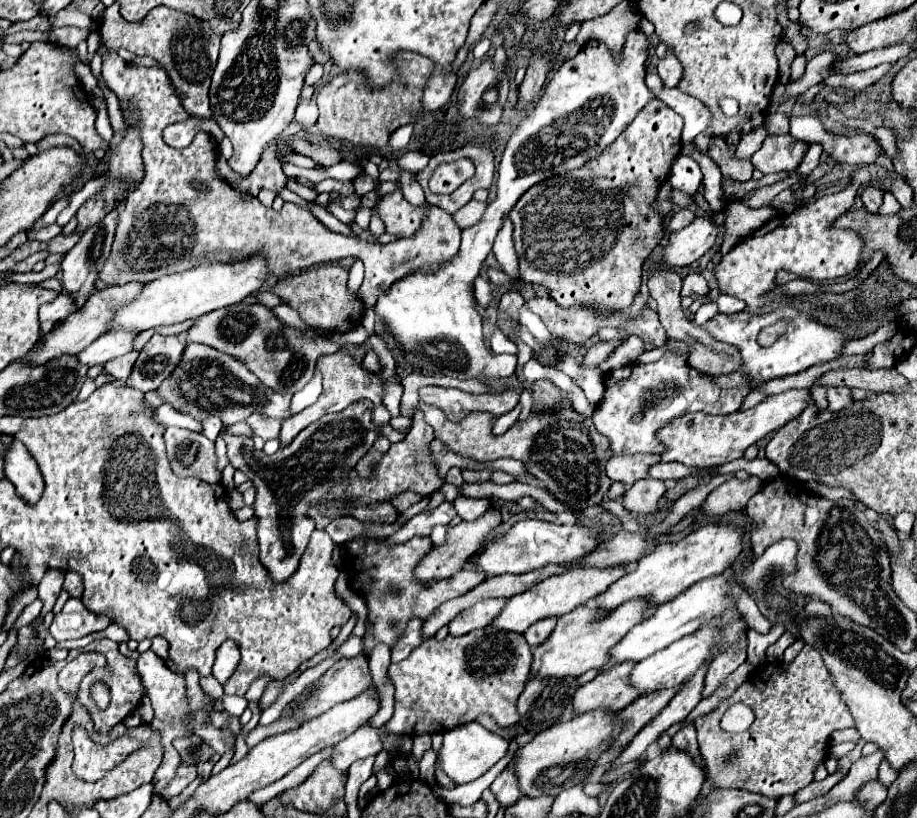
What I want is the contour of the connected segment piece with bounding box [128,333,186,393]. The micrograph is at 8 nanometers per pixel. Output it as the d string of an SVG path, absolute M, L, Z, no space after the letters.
M154 333L146 347L140 351L140 357L132 369L132 377L128 379L128 385L140 389L142 393L158 389L160 383L172 375L176 363L180 363L184 345L186 339L182 335L162 337Z

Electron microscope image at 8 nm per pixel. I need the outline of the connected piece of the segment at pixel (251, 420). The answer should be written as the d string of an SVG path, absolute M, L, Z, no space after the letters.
M254 413L254 415L248 417L246 421L248 421L248 425L254 429L254 435L262 437L264 441L268 441L268 439L280 439L282 421L264 417L264 415L260 415L260 413Z

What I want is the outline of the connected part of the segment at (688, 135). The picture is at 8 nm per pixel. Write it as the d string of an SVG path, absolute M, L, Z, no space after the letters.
M658 73L646 75L645 83L648 89L654 93L656 99L664 101L668 107L672 107L676 113L684 119L684 131L682 131L682 143L692 143L692 139L710 127L712 117L708 107L702 101L696 101L694 97L688 97L686 93L680 93L678 89L666 89Z

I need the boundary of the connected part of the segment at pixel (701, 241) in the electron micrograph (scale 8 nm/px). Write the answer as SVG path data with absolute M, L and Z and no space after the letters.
M696 217L692 225L670 233L668 245L660 251L660 263L670 269L686 267L700 259L716 243L716 237L718 225L710 219Z

